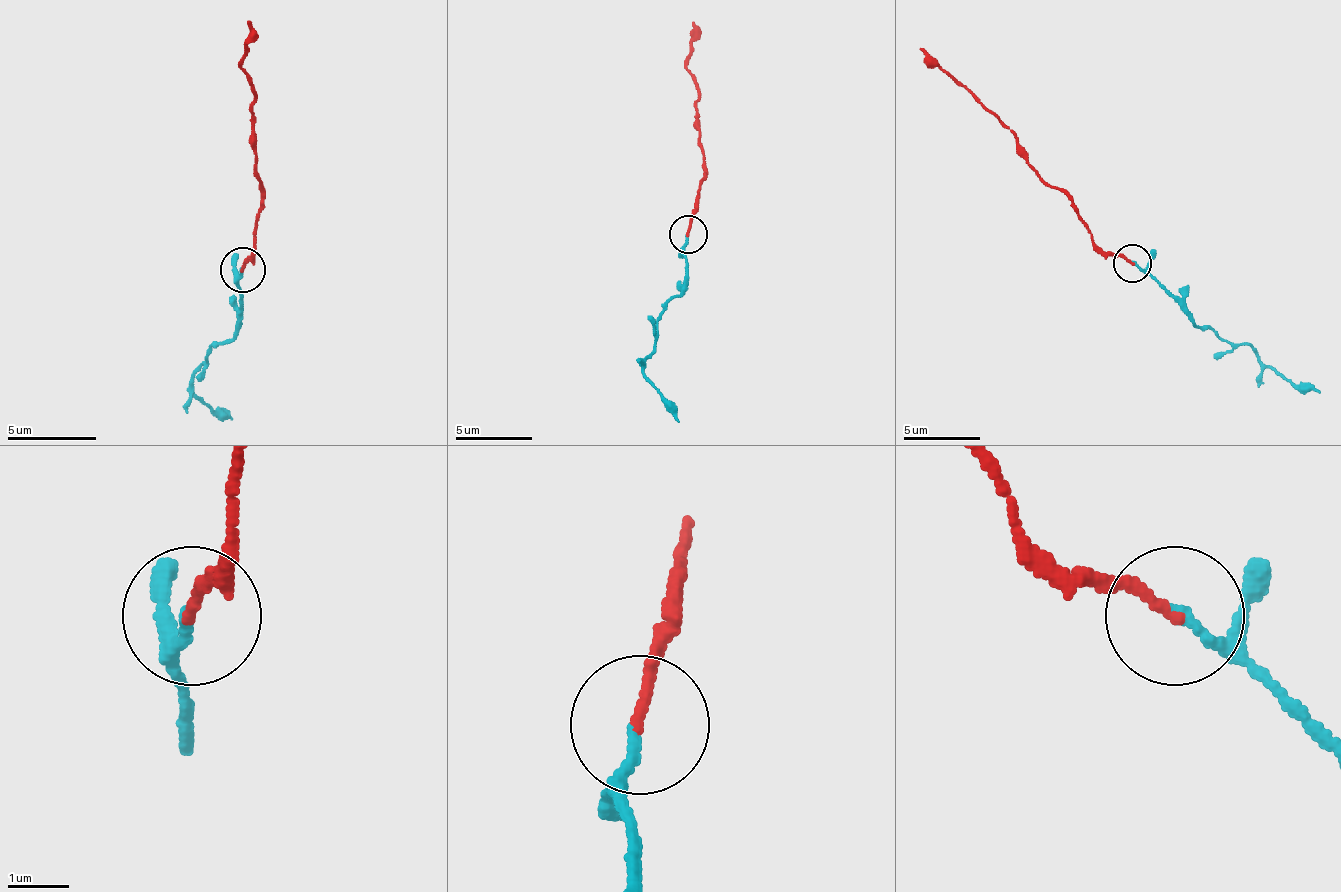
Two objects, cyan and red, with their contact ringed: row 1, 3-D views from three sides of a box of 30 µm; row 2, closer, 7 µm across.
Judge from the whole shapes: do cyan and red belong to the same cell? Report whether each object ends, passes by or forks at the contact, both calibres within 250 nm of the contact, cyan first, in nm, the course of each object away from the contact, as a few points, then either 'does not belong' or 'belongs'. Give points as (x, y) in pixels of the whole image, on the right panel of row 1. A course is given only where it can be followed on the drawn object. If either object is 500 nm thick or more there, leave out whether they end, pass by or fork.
cyan ends there; red ends there; 170 nm thick on the cyan side, 170 nm on the other; cyan runs (1133, 264), (1183, 310), (1214, 334), (1249, 345), (1264, 364), (1319, 392); red runs (1133, 264), (1098, 245), (1079, 210), (1029, 164), (1029, 152), (920, 48); belongs

